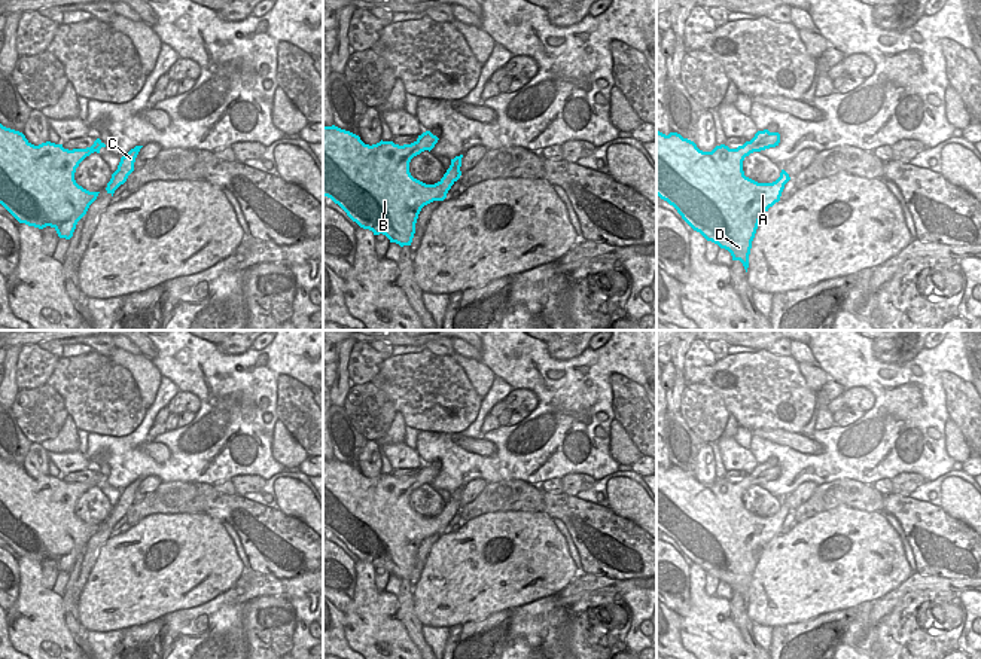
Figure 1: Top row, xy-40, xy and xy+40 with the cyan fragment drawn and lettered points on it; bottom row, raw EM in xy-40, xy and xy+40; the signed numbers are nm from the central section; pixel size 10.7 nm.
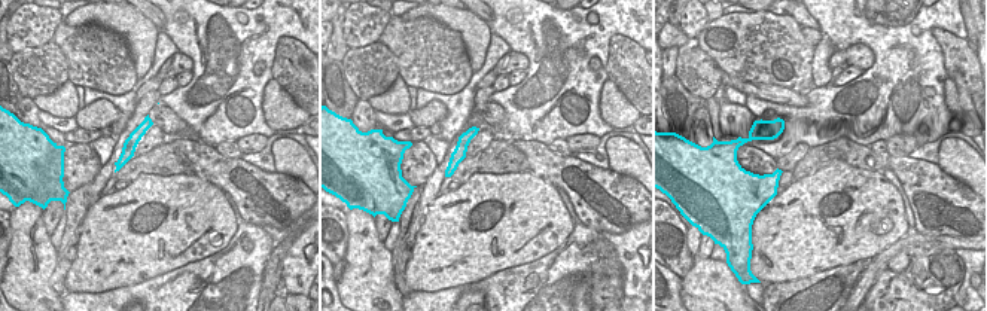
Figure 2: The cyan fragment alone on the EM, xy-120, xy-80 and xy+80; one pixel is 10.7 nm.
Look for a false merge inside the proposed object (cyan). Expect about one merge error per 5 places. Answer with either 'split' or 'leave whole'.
leave whole

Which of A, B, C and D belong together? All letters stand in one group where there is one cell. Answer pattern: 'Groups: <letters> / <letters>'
Groups: A B C D.

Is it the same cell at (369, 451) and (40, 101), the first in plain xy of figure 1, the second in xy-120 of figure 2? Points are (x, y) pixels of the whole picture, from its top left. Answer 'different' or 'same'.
different

